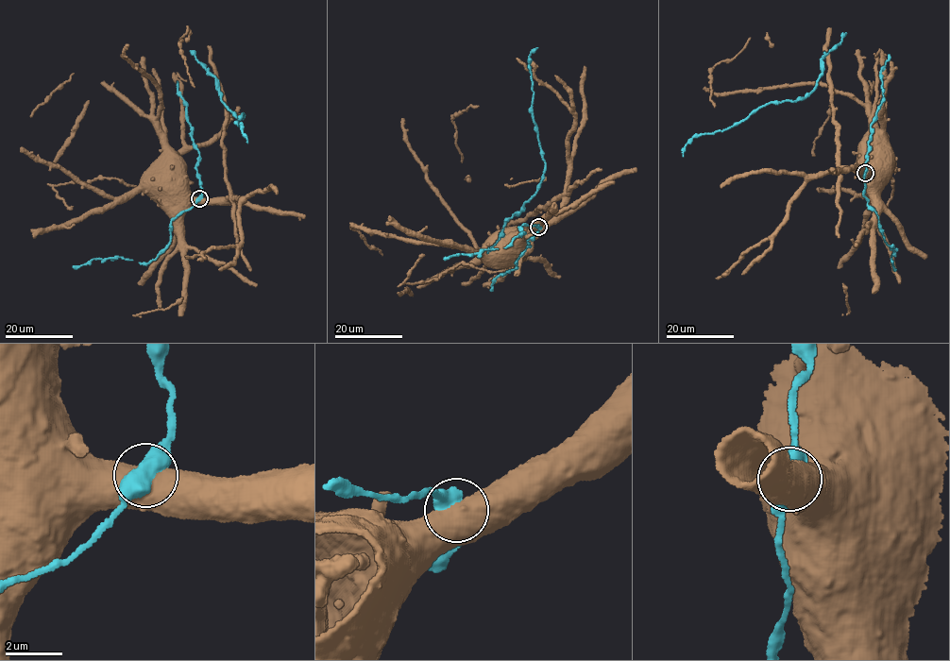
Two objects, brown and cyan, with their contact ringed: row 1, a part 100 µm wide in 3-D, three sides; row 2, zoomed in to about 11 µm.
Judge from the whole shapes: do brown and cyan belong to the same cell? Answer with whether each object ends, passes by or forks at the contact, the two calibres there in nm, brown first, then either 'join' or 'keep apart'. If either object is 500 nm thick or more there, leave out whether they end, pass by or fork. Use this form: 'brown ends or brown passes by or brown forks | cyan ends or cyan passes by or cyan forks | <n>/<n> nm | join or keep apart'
850/550 nm | join

